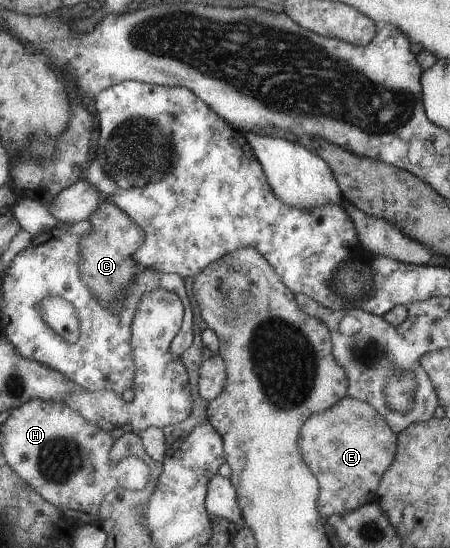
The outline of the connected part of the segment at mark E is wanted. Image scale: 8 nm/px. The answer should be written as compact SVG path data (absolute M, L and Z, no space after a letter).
M348 396L342 397L329 409L312 414L304 426L301 426L299 443L302 446L301 457L320 483L317 509L322 518L341 515L376 500L377 486L397 452L397 434L394 434L385 418L369 403Z

